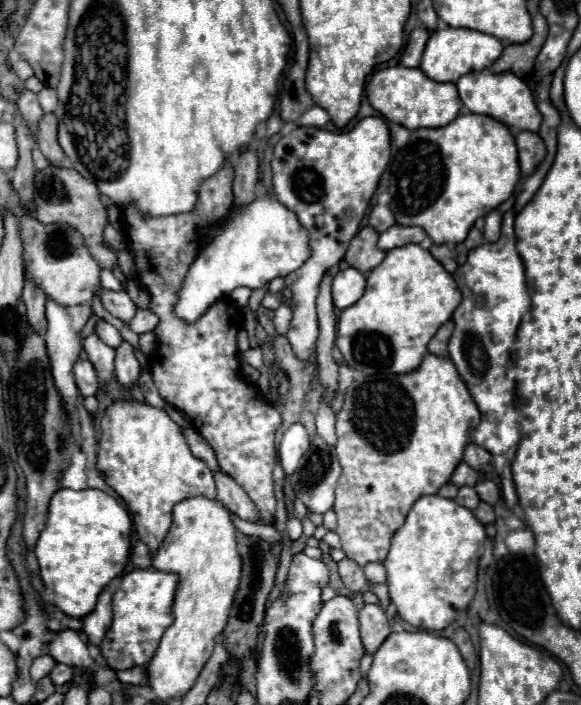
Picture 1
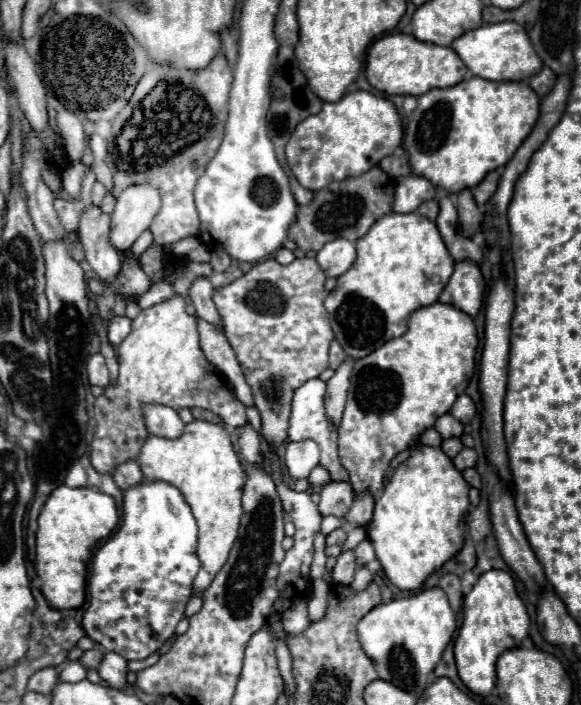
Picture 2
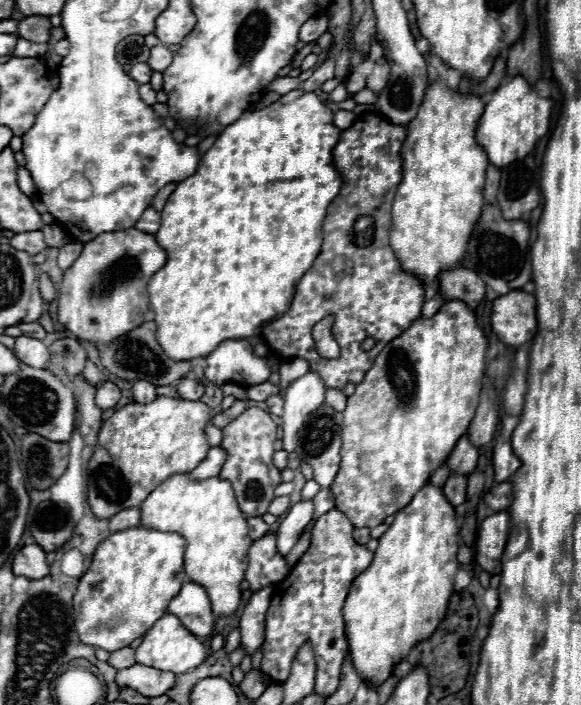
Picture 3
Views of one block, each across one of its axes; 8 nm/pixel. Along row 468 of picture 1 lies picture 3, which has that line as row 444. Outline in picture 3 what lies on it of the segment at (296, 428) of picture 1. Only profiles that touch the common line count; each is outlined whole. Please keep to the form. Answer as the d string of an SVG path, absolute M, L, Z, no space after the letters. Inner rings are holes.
M306 372L300 380L294 380L284 394L284 414L282 414L282 442L286 452L296 448L296 432L302 428L304 420L320 408L324 402L326 386L316 372Z

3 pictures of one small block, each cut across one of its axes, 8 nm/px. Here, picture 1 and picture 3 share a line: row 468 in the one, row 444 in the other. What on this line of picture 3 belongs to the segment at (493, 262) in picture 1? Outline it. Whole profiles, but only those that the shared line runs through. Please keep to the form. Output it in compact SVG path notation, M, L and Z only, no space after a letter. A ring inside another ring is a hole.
M508 414L502 416L502 430L494 444L496 482L506 482L522 466L522 462L518 460L518 456L512 452L512 446L510 446L510 438L514 428L518 426L518 420L520 420L518 416L508 416Z

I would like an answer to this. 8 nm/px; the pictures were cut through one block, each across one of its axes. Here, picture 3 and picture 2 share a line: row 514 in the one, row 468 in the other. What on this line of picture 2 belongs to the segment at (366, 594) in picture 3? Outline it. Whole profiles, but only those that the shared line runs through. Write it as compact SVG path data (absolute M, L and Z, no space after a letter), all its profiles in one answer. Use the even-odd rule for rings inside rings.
M418 444L376 498L374 516L366 526L376 558L394 586L400 590L420 588L434 570L462 548L468 504L468 484L452 460L442 448Z

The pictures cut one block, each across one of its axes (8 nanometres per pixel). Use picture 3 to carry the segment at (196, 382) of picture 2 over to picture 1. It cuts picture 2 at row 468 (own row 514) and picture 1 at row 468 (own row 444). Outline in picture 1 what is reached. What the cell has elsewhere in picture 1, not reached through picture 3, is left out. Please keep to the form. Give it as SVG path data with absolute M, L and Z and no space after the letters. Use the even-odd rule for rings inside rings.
M112 402L102 416L100 428L102 436L98 440L96 470L126 502L138 538L146 542L154 554L156 546L160 546L168 526L172 524L172 506L180 502L180 498L216 498L212 472L190 452L182 428L166 414L166 410L148 402Z

